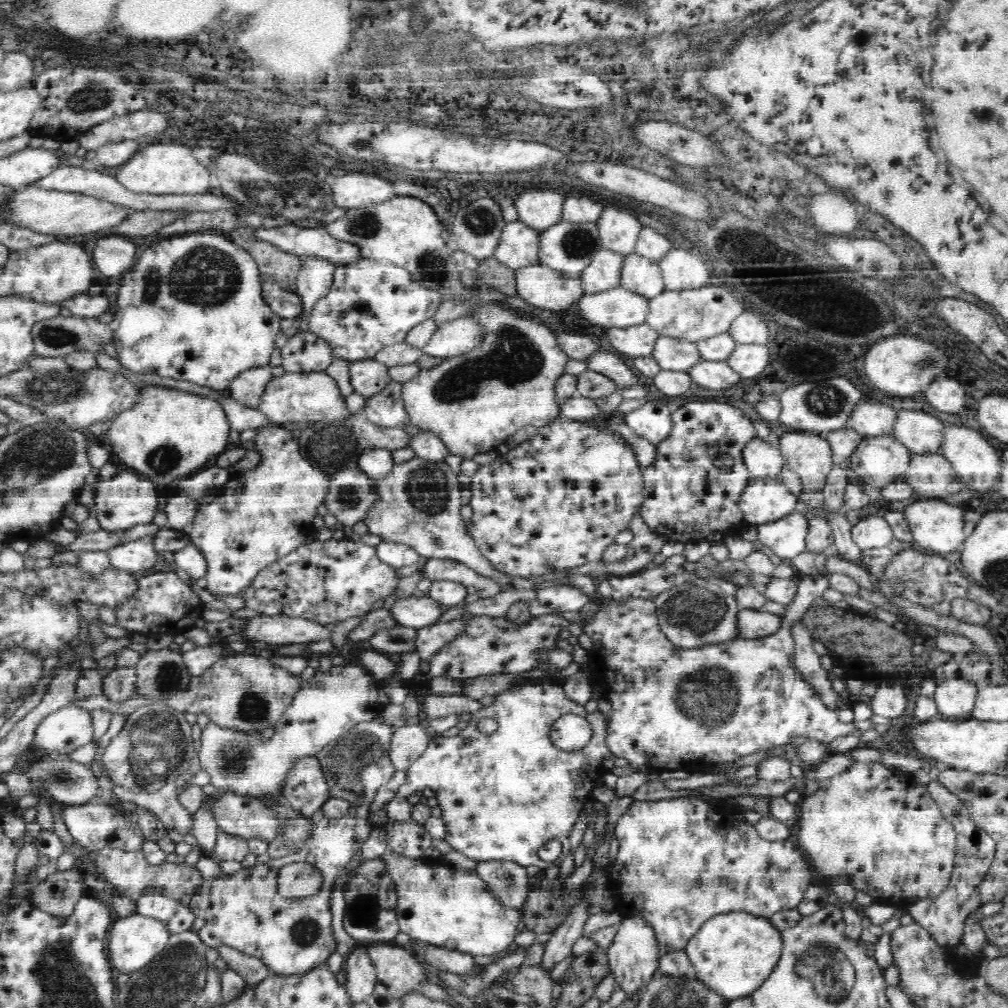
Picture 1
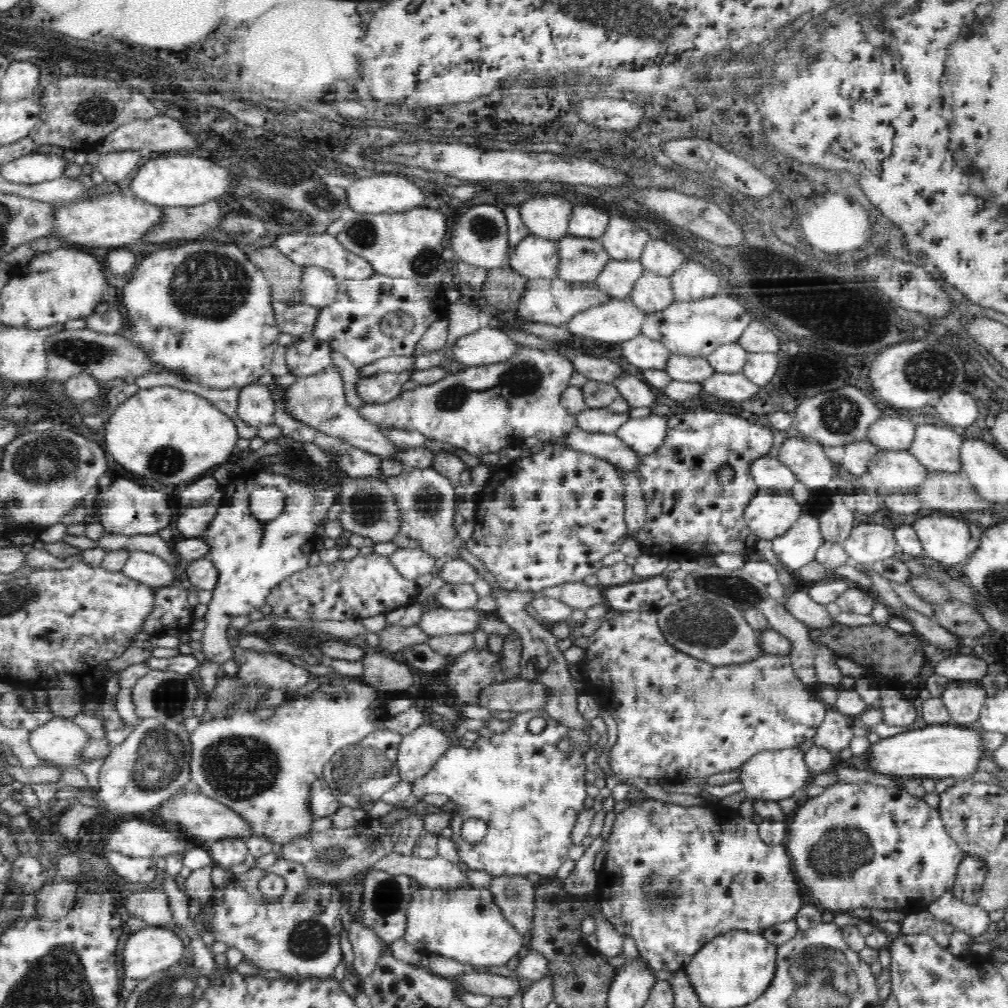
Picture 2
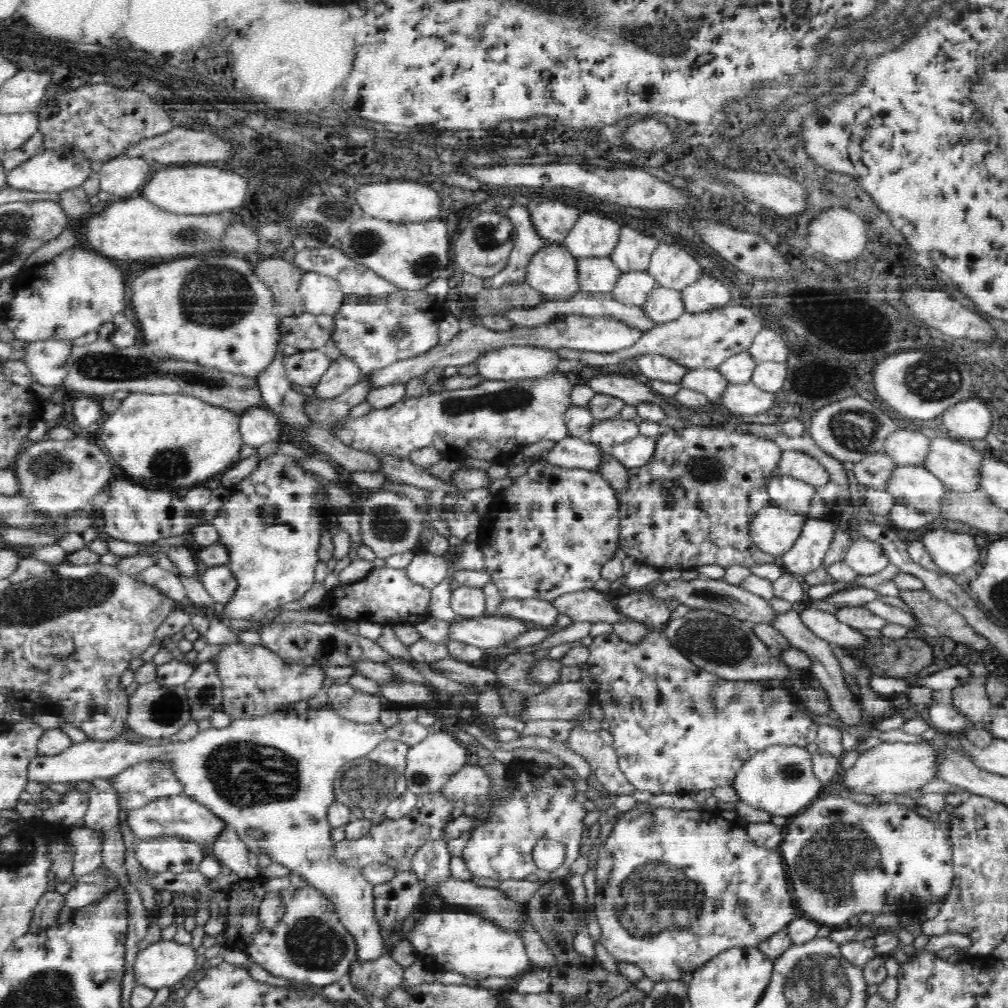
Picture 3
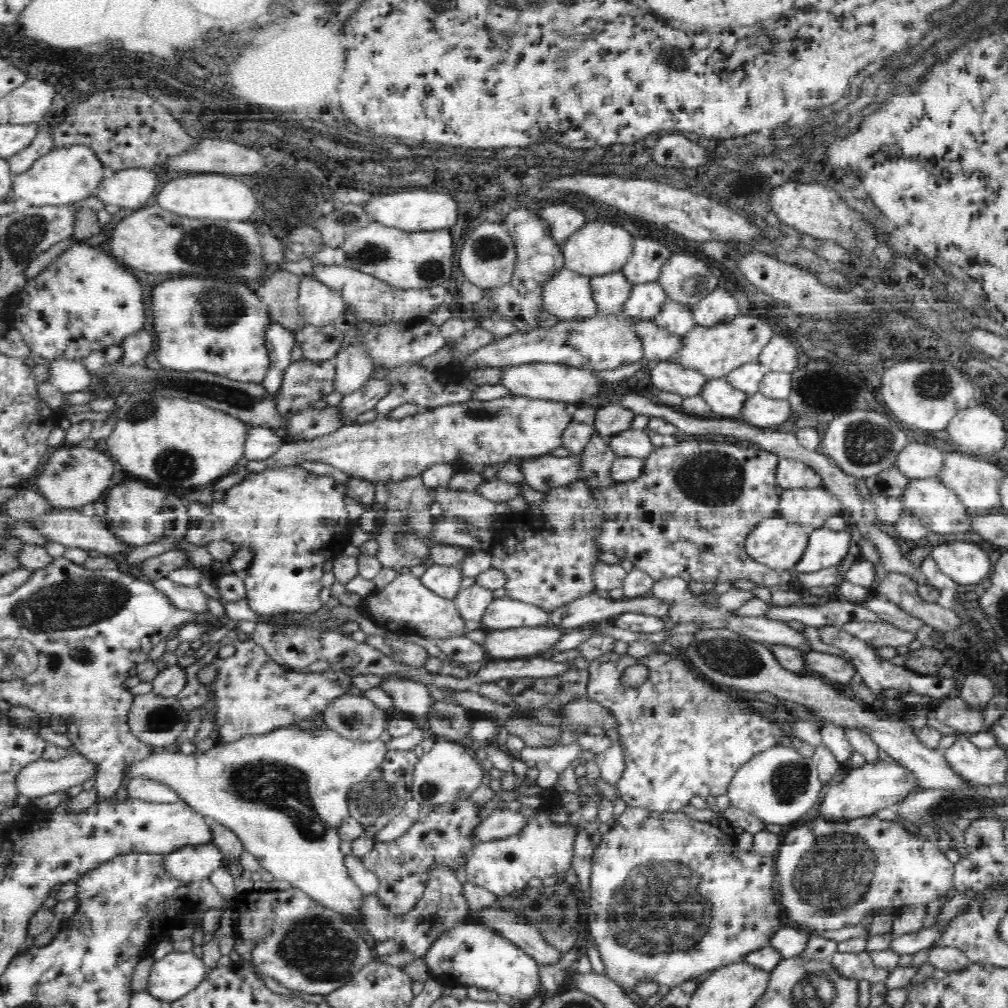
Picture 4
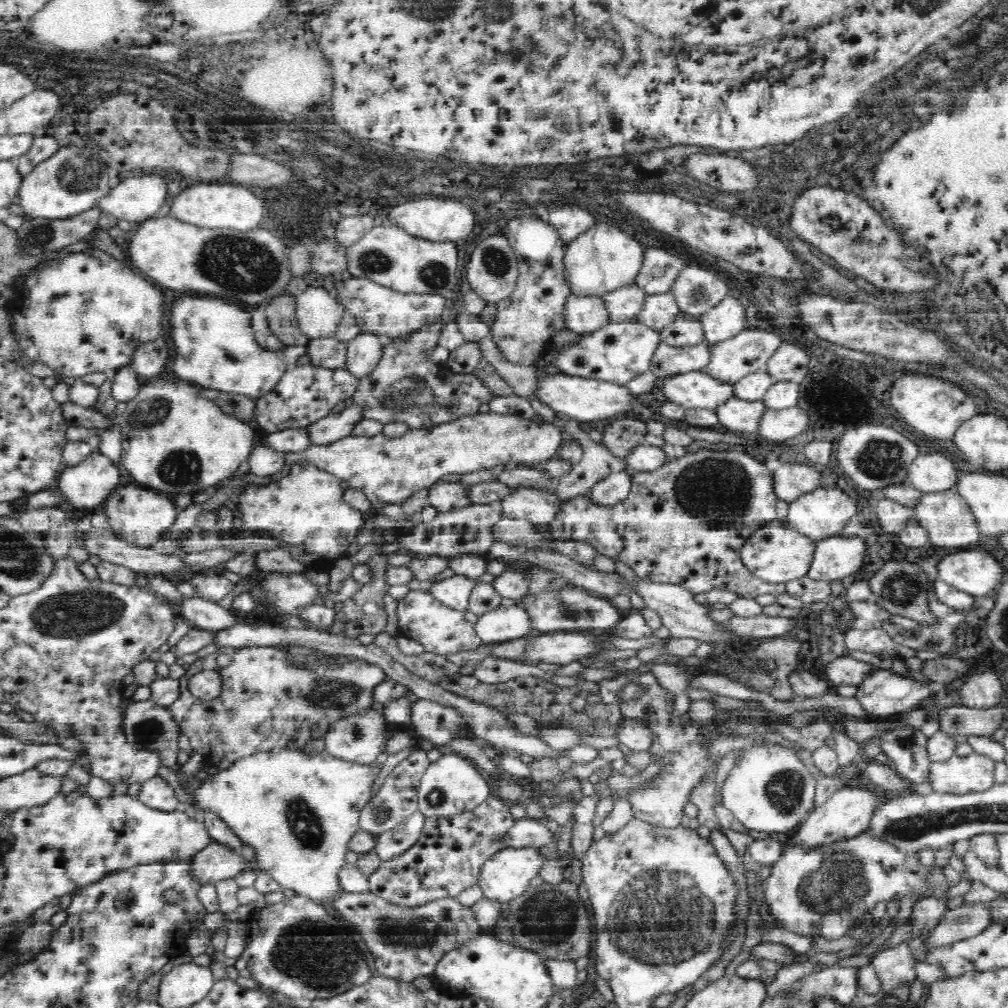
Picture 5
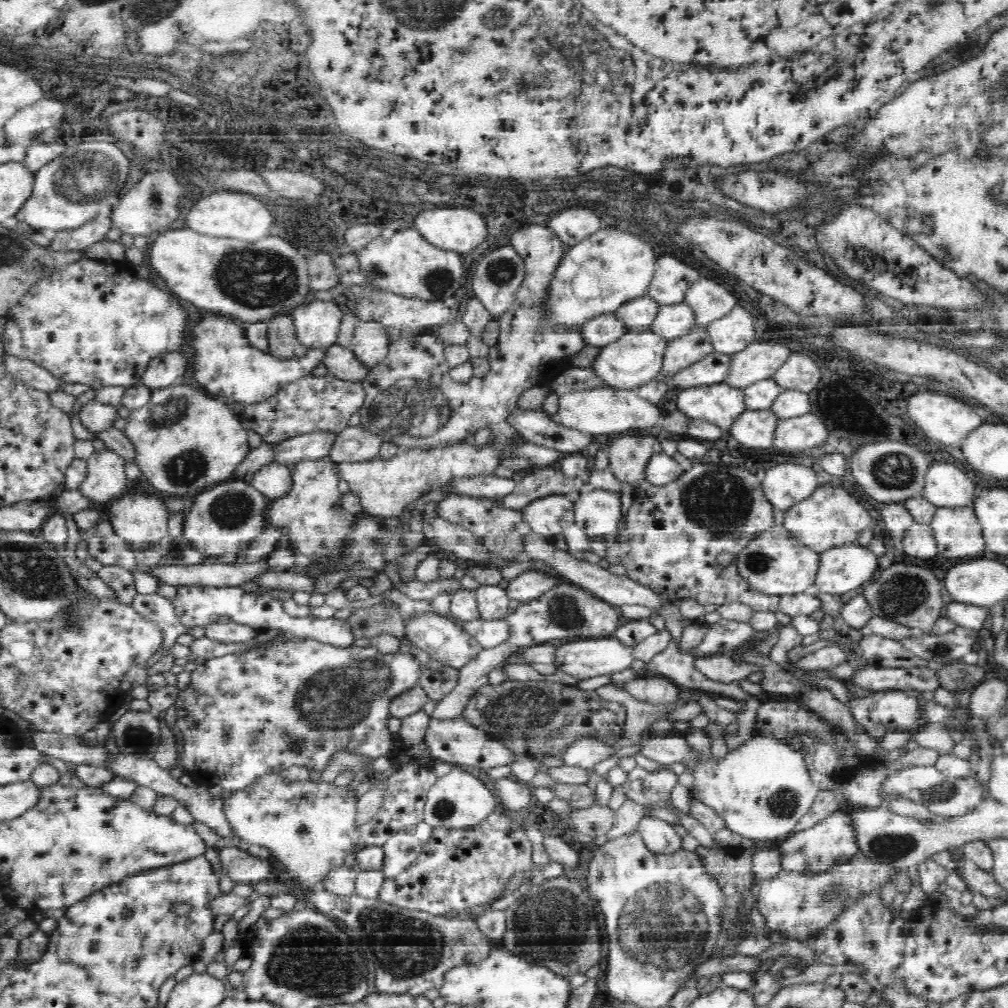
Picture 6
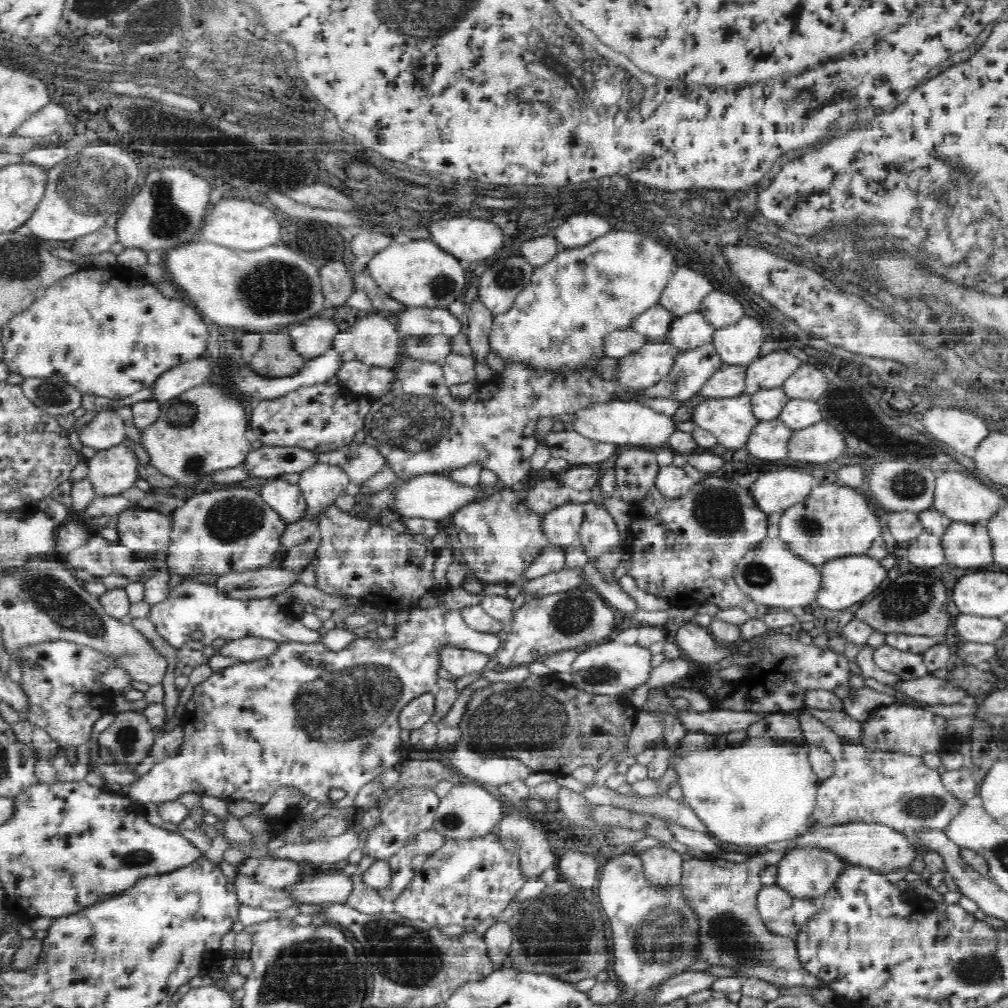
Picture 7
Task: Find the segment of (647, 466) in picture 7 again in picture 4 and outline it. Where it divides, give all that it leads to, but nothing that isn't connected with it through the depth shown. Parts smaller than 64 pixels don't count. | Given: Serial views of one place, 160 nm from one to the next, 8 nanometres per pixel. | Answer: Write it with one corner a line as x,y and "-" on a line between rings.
609,403
597,409
595,415
596,433
603,438
614,438
618,434
624,434
632,428
631,424
635,412
616,403

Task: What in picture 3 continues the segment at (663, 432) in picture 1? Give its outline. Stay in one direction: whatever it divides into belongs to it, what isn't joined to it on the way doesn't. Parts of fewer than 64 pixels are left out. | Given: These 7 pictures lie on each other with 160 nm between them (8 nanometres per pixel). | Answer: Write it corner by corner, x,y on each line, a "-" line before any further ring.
638,433
638,436
622,444
615,444
607,448
609,453
622,462
626,469
643,467
653,455
657,437
648,437

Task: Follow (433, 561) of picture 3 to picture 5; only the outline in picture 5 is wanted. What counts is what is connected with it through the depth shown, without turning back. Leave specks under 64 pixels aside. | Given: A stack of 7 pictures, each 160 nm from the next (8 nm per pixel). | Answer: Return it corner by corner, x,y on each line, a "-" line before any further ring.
453,575
444,580
434,581
429,591
442,604
465,611
474,585
474,579
464,575

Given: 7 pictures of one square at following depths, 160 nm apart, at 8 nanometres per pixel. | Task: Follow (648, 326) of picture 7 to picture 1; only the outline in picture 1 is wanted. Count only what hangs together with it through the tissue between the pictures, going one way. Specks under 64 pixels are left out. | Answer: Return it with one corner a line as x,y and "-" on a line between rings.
562,219
556,226
539,231
539,248
542,265
568,277
578,278
591,266
595,252
603,250
603,244
595,224
572,224

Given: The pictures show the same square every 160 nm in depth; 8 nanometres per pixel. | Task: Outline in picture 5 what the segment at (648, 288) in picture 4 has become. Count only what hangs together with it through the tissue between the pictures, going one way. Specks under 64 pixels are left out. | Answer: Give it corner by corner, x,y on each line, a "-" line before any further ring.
670,294
647,295
638,321
658,332
675,322
680,312
675,296

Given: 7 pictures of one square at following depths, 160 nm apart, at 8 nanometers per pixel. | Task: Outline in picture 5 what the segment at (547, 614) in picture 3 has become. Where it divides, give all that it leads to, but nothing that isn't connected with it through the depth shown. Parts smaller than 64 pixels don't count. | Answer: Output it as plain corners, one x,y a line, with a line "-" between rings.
497,606
478,617
475,631
484,643
500,643
532,635
532,621
521,606

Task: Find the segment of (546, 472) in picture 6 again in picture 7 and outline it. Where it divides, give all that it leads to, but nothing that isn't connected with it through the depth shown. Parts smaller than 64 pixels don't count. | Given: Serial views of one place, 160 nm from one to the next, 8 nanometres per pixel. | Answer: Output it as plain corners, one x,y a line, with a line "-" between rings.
558,478
539,481
531,490
531,511
550,514
555,508
567,504
588,504
592,501
592,491
576,492
562,484

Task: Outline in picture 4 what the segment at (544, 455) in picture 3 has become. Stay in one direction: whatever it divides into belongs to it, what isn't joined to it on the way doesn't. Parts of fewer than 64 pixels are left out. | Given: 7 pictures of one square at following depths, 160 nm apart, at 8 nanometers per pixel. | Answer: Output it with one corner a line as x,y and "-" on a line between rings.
580,455
539,456
520,464
524,483
536,489
539,494
574,482
580,476

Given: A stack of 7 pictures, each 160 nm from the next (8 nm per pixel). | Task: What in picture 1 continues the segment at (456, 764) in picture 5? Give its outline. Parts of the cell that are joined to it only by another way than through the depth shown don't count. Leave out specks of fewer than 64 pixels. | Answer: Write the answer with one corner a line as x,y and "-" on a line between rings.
407,724
394,729
389,757
396,771
408,772
411,764
427,750
428,744
434,740
434,737
435,735
422,724

